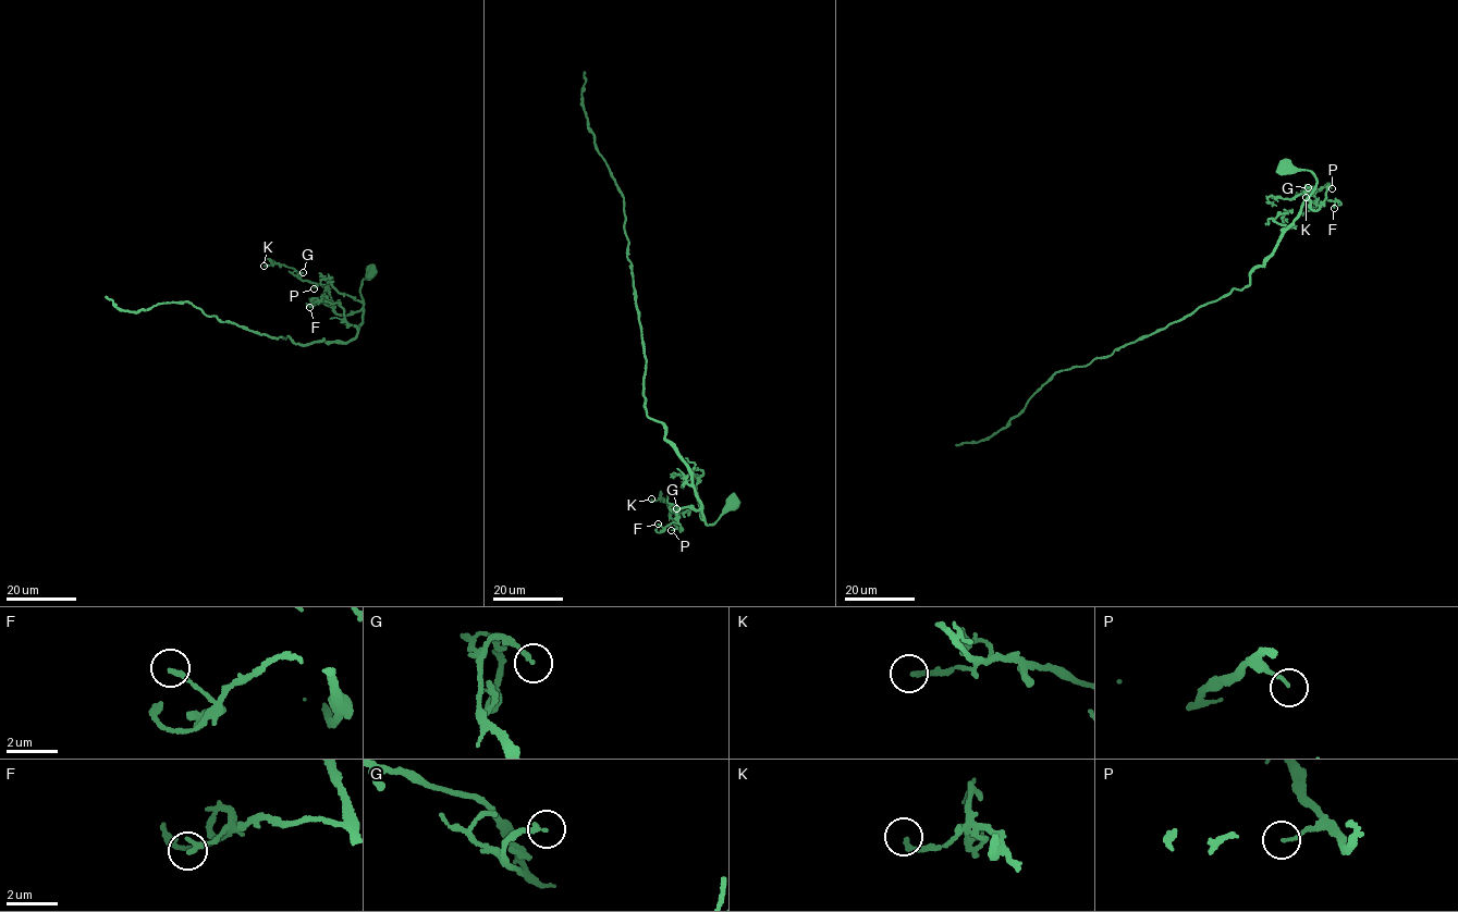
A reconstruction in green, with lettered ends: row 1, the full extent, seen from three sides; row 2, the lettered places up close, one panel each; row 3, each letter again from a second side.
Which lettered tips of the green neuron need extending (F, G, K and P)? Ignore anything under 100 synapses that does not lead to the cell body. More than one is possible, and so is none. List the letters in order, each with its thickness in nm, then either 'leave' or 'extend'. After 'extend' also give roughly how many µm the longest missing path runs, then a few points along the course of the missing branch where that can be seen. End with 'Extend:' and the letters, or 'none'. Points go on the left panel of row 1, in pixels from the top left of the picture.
F: calibre 200 nm; leave
G: calibre 170 nm; leave
K: calibre 180 nm; leave
P: calibre 130 nm; leave
Extend: none

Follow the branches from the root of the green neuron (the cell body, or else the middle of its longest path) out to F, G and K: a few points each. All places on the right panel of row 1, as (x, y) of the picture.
F: (1286, 167), (1308, 170), (1315, 179), (1309, 197), (1312, 209), (1325, 198), (1335, 201), (1334, 208)
G: (1286, 167), (1308, 170), (1315, 179), (1309, 197), (1315, 211), (1328, 184), (1312, 193), (1307, 192), (1308, 187)
K: (1286, 167), (1315, 179), (1309, 197), (1315, 211), (1328, 184), (1308, 186), (1306, 197)

